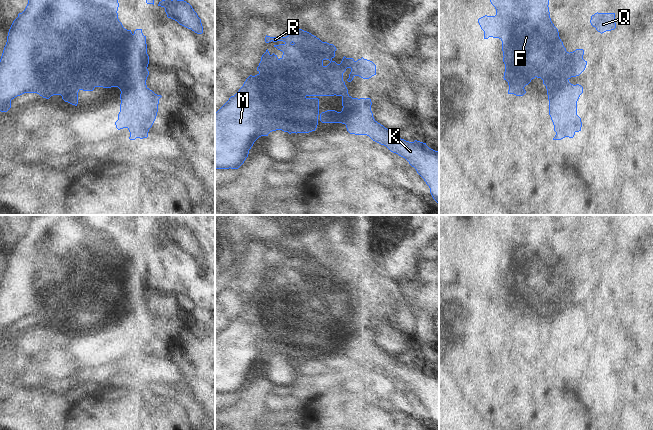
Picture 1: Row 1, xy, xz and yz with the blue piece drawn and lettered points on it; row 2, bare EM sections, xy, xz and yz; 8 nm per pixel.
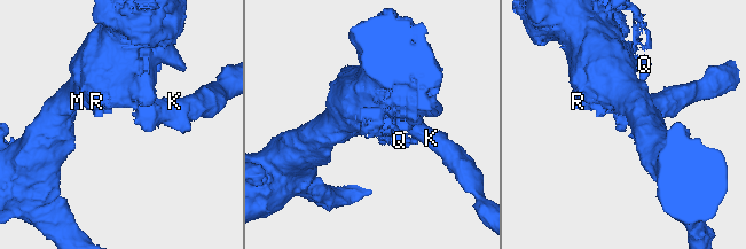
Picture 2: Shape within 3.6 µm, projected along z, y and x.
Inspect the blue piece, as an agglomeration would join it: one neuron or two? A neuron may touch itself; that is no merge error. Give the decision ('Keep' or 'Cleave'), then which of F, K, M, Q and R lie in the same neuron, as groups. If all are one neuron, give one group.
Cleave. Groups: F M Q R / K

